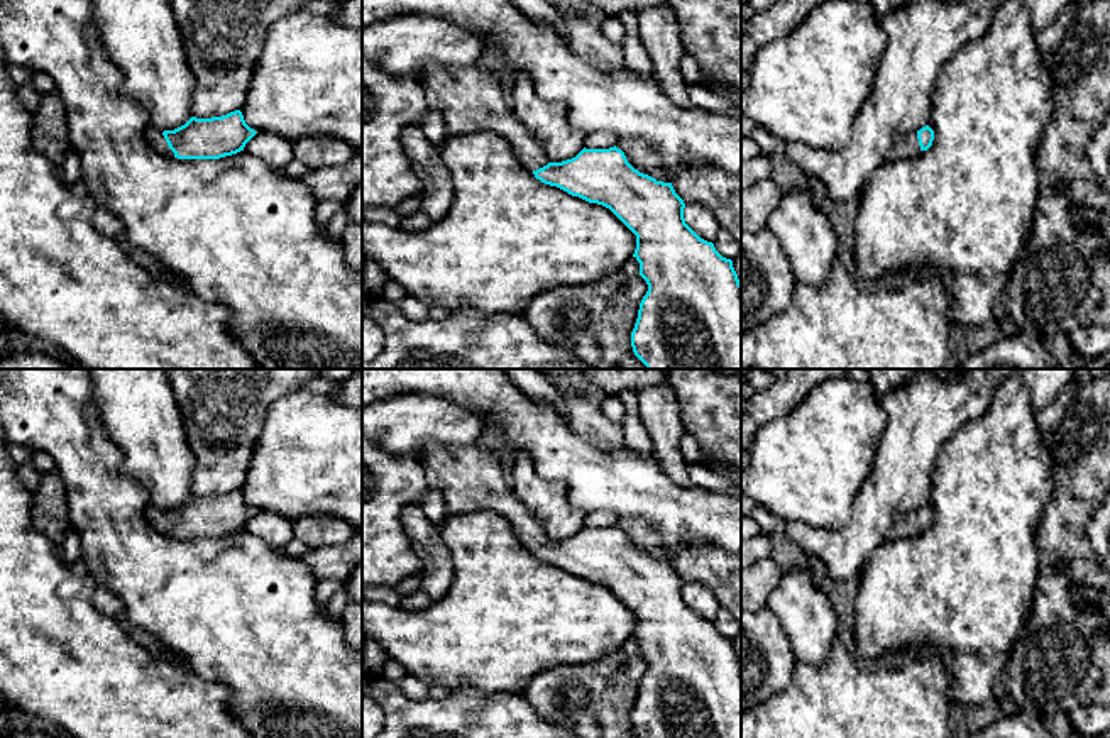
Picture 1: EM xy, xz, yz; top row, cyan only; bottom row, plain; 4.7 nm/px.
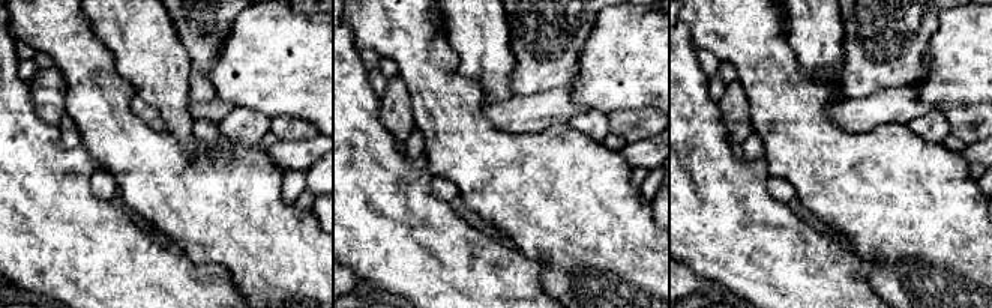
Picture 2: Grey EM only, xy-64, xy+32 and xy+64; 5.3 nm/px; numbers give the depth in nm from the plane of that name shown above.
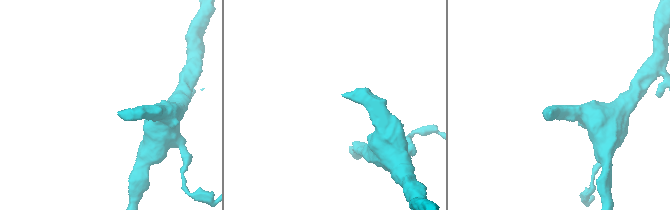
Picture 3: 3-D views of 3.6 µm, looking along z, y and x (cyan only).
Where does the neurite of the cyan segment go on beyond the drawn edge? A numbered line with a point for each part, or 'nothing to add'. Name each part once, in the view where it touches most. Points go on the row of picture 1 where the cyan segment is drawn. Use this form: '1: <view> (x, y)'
1: xy (154, 136)

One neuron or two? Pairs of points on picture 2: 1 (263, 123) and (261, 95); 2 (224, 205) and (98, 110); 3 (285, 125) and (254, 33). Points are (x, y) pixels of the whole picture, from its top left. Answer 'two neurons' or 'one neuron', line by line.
1: two neurons
2: one neuron
3: two neurons

